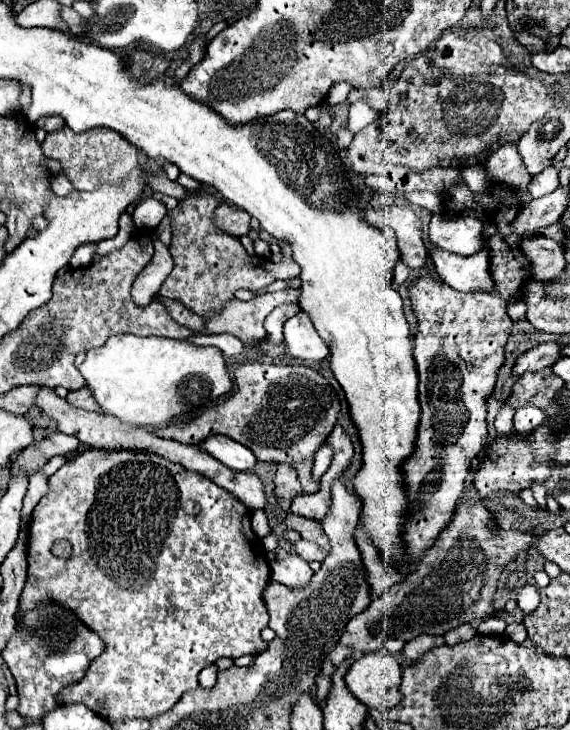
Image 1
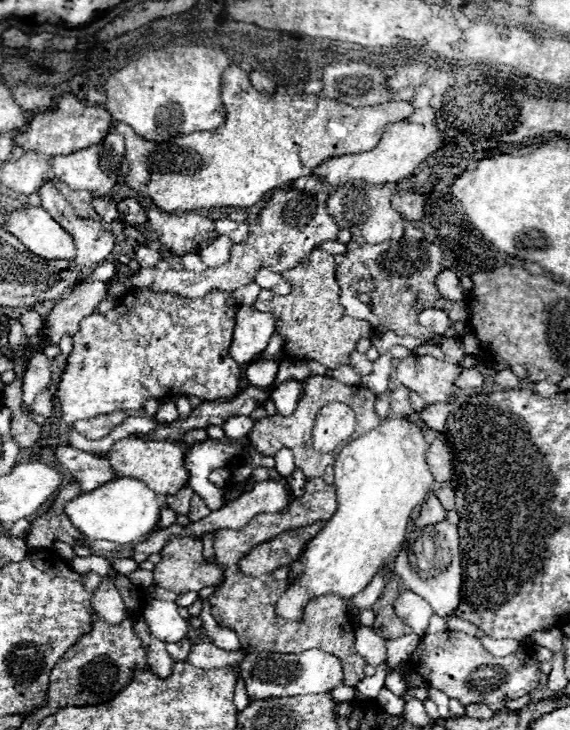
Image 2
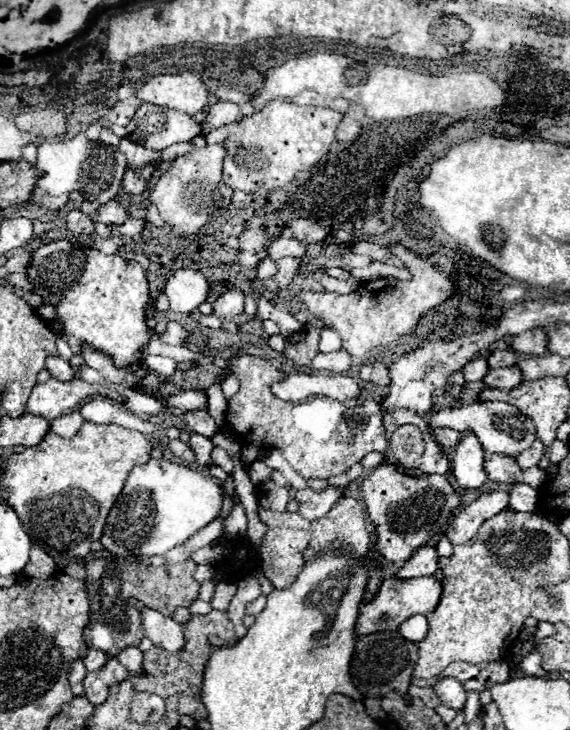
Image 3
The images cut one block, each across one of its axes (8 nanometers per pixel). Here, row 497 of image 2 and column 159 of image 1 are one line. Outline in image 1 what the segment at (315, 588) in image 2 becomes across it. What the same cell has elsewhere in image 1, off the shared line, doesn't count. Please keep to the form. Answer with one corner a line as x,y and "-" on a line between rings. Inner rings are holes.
112,336
104,346
92,348
78,370
102,412
116,416
130,428
168,426
176,416
200,408
206,400
218,400
232,390
232,380
218,348
202,348
186,340
158,336

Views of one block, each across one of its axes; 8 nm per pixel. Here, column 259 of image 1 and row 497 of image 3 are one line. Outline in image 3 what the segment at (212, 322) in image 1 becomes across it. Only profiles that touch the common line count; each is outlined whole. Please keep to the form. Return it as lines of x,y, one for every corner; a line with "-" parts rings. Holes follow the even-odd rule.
328,486
324,490
312,490
312,488
304,488
304,490
296,490
296,500
300,502
298,512
304,518
310,520
318,520
320,516
324,516
326,512
330,512
330,508
334,506
334,502
344,494
342,486

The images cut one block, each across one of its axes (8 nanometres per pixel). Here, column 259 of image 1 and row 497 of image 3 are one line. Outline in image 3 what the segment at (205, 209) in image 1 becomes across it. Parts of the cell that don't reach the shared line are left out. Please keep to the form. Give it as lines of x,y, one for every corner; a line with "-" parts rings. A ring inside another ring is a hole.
272,480
262,484
258,490
258,502
260,506
274,510
274,512
286,512
286,506
290,502
290,490
286,486
278,486

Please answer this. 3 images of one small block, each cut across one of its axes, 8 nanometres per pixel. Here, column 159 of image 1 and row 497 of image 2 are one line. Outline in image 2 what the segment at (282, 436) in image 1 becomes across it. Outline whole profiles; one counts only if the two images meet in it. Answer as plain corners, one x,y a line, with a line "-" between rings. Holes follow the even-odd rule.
430,496
426,500
426,504
420,508
420,516
416,518
416,526
428,526
434,522
442,522
446,520
446,510
442,508
442,504
438,502
436,496

